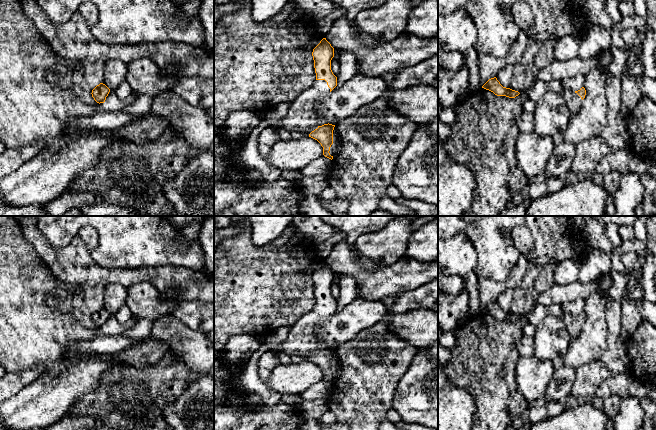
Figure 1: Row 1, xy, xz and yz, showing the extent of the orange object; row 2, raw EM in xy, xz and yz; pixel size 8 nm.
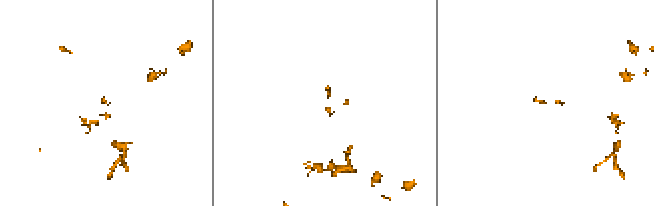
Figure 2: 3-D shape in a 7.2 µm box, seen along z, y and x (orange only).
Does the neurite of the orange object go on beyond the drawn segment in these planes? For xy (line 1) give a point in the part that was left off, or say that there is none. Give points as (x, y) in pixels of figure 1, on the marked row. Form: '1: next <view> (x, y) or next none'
1: next none

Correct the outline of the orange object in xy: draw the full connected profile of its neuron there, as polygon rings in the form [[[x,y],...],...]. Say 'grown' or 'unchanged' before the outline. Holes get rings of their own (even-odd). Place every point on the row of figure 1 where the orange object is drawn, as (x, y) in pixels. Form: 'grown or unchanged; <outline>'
unchanged; [[[100,83],[92,90],[92,97],[97,103],[104,103],[110,89],[103,83]]]

